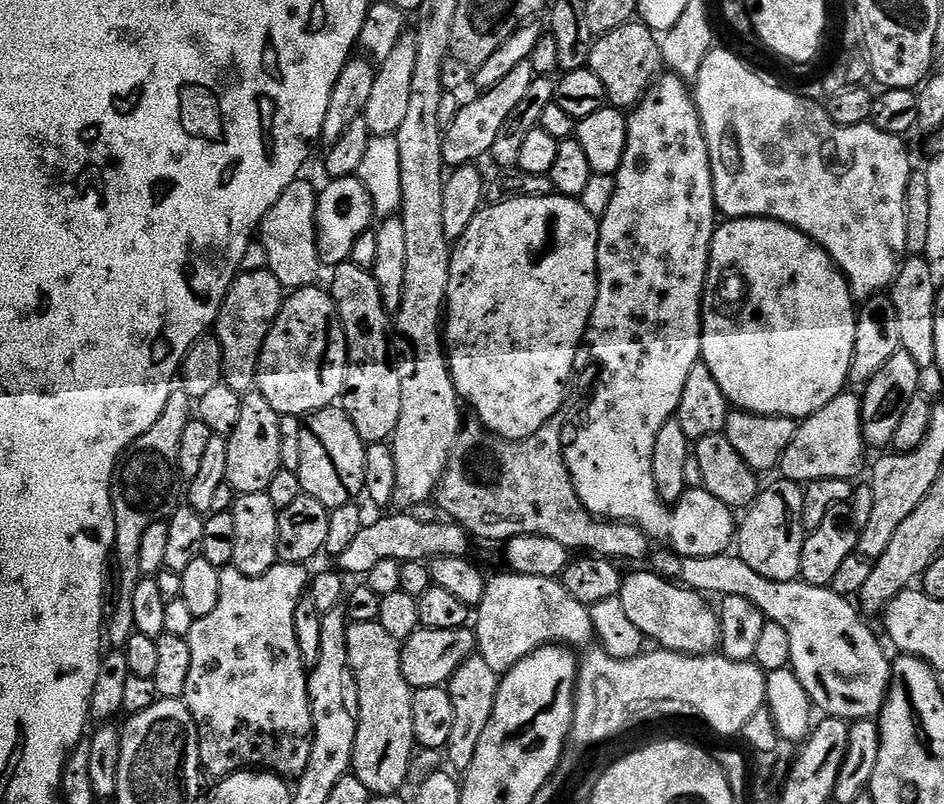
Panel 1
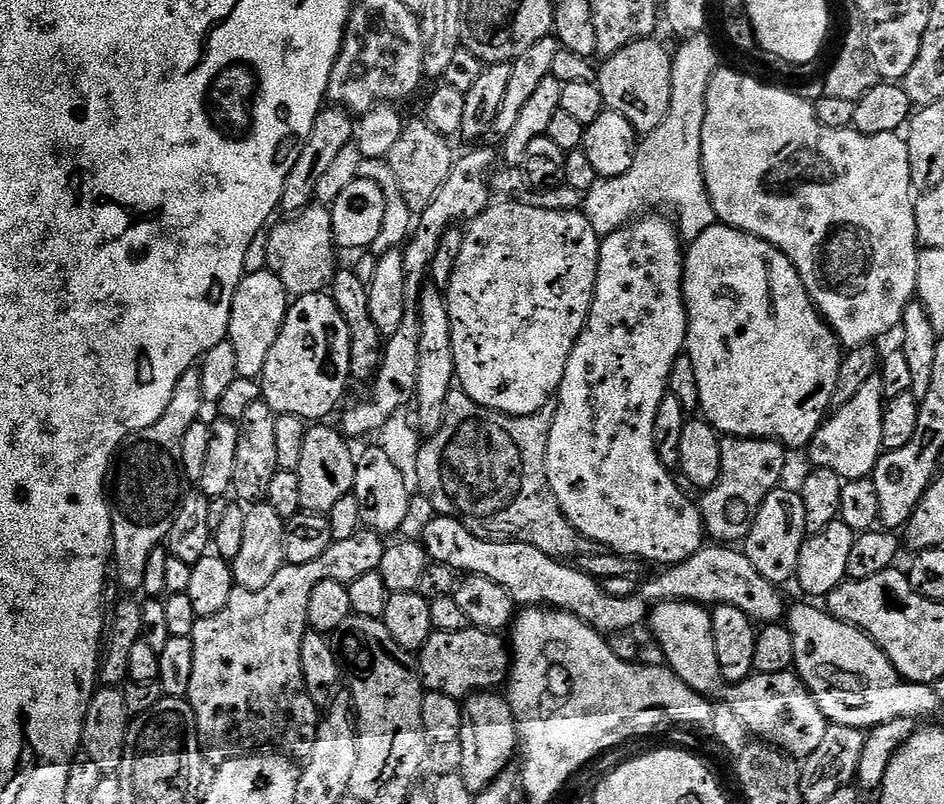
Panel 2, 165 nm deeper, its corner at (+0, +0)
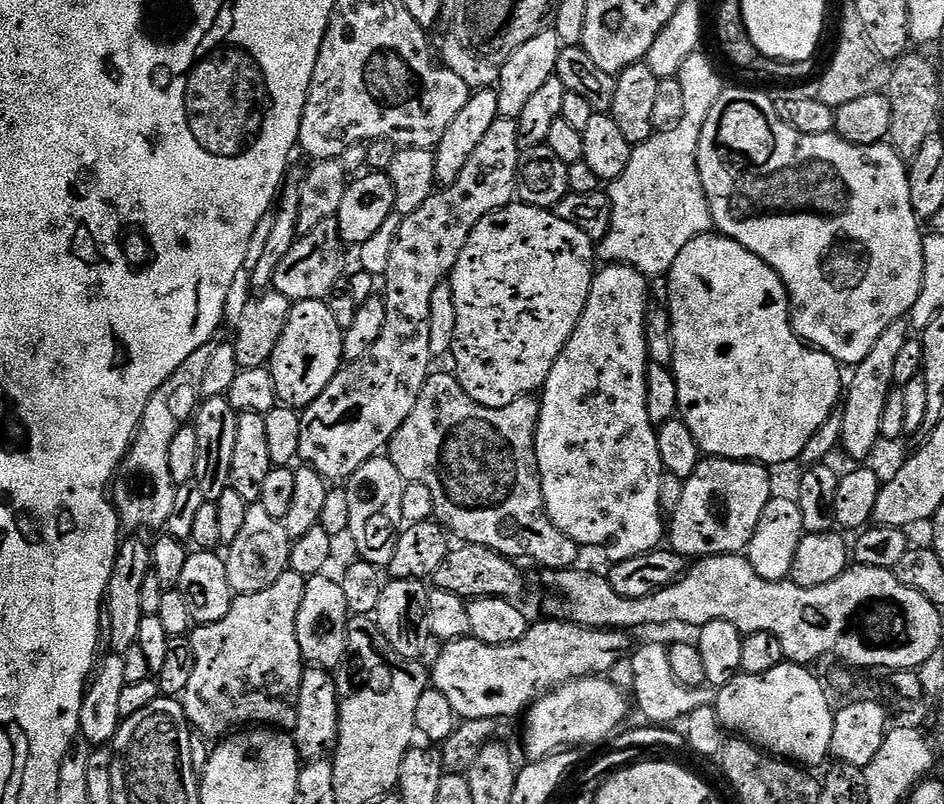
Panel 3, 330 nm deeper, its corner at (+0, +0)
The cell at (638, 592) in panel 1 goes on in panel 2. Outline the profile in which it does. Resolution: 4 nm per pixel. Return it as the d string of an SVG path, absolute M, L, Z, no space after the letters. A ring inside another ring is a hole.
M661 600L653 607L647 621L652 632L652 639L660 644L664 651L664 659L674 675L686 684L692 691L707 698L721 696L723 703L742 718L744 725L748 727L753 737L759 738L763 743L781 751L786 756L793 758L807 758L818 750L822 743L822 737L826 735L829 721L822 714L819 702L812 697L811 692L804 685L804 681L791 671L782 674L770 674L762 676L753 674L740 684L726 686L720 667L718 666L718 654L714 654L714 638L712 637L712 614L703 604L692 604L688 600Z

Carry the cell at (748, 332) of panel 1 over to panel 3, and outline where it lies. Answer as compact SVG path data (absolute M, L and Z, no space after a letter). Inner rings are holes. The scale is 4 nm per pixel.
M709 230L704 235L694 238L694 242L686 242L682 254L674 258L674 266L668 271L666 283L668 283L666 311L672 318L672 337L674 338L674 358L670 367L678 382L678 406L680 407L678 416L689 427L700 445L701 453L705 457L717 460L753 460L755 464L765 466L788 464L791 460L799 461L806 450L806 442L810 442L810 438L818 434L818 430L830 418L830 414L837 411L841 403L842 366L833 356L804 343L796 335L796 329L792 327L788 287L784 285L782 278L765 260L758 258L758 254L746 250L746 246L742 246L736 240L731 240L728 236L721 236Z

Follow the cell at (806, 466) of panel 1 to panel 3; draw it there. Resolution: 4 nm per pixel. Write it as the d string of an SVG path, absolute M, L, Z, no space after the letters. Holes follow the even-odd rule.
M897 322L891 324L882 334L882 338L878 338L878 342L874 346L874 350L870 350L870 354L866 354L866 358L861 364L855 365L852 381L847 381L846 395L842 400L842 411L844 421L842 422L842 438L840 439L843 451L848 451L850 455L856 459L856 462L864 462L868 455L876 448L876 443L881 443L882 437L882 410L886 410L886 402L888 395L894 390L892 379L894 378L894 362L898 359L898 354L902 351L902 346L906 346L906 342L910 339L910 328L907 323Z

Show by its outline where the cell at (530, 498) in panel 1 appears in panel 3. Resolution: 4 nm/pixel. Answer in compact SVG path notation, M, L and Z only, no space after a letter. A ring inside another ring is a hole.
M436 370L429 375L428 380L424 384L422 394L418 398L410 418L406 418L406 422L402 422L402 426L394 434L392 443L386 449L386 455L388 459L394 462L394 466L398 466L398 474L402 474L405 482L427 486L430 494L434 494L434 502L436 503L435 519L443 524L445 529L455 539L457 536L457 541L486 546L490 550L500 552L503 556L509 558L519 558L521 561L533 560L534 563L541 564L541 569L544 570L564 572L567 568L575 568L581 545L574 543L566 534L562 534L562 530L558 530L558 526L554 526L554 522L548 516L548 505L544 503L542 482L540 481L540 471L538 470L538 458L536 457L536 427L539 421L540 402L535 395L518 398L505 408L482 406L478 402L474 402L474 398L470 398L470 394L466 394L466 390L462 390L460 381L456 379L451 371L439 372L439 370Z

